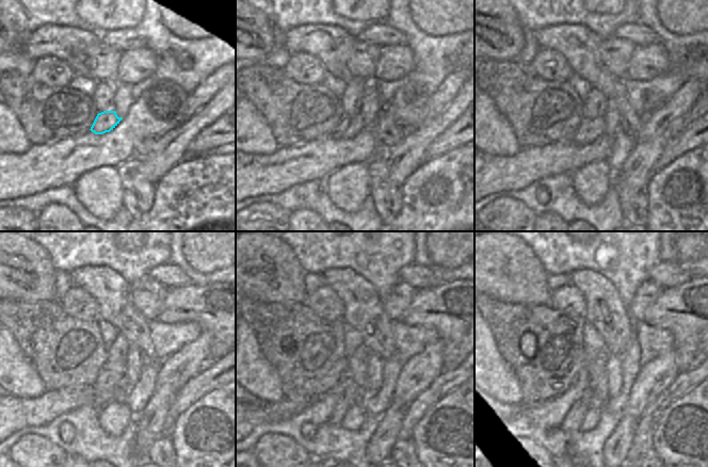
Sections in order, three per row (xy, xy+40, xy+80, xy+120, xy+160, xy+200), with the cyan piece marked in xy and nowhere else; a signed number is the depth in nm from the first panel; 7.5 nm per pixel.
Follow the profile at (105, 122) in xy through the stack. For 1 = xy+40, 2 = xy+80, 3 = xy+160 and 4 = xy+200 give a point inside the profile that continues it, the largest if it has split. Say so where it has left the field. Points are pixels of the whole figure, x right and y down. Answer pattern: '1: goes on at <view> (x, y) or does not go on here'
1: goes on at xy+40 (350, 125)
2: goes on at xy+80 (589, 129)
3: goes on at xy+160 (348, 393)
4: goes on at xy+200 (573, 421)

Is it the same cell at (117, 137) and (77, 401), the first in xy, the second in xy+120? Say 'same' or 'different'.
same

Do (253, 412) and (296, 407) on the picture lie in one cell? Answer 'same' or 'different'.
same

